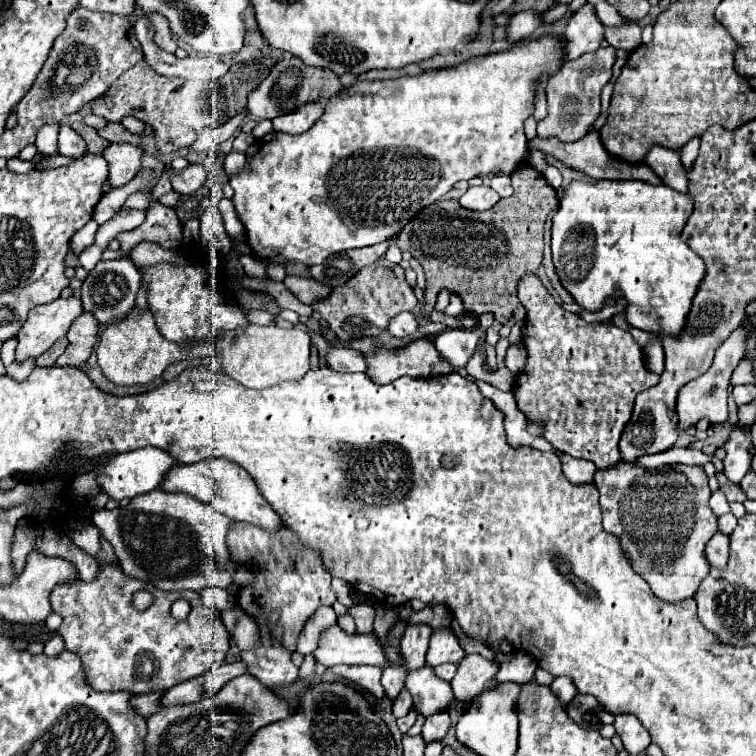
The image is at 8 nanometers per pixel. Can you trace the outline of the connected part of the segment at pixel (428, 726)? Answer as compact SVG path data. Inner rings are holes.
M439 713L439 715L427 717L425 723L423 723L423 729L421 729L421 737L425 739L425 743L441 741L447 735L449 727L451 727L449 713Z

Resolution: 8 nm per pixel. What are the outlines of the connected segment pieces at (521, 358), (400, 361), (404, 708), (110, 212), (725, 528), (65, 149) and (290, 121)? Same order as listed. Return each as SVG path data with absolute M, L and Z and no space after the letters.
M513 345L507 349L505 367L513 373L519 373L525 367L525 349L521 349L521 345Z
M415 339L401 349L381 347L375 353L367 353L365 361L365 375L377 385L391 383L403 375L433 377L453 371L449 365L445 365L445 361L441 361L441 357L437 357L437 349L433 349L433 343L429 339Z
M403 689L403 693L401 693L401 695L397 697L397 701L393 703L393 715L395 715L395 717L403 717L403 715L407 715L407 713L411 711L411 707L413 707L413 699L411 699L409 691Z
M145 171L143 177L133 179L129 185L123 185L123 187L119 187L119 189L109 189L109 191L105 193L105 197L99 201L97 209L95 209L95 217L93 217L93 219L97 221L97 225L103 225L103 223L107 223L109 219L113 219L115 213L119 211L119 207L125 203L125 199L127 199L131 193L135 193L139 187L145 187L149 179L151 179L151 173Z
M727 513L727 515L721 515L719 517L719 531L721 533L729 535L735 529L735 525L737 525L737 517L733 513Z
M65 125L59 131L59 153L73 159L81 159L87 155L87 143L75 129Z
M317 103L317 105L303 105L301 109L295 109L293 113L275 117L271 123L273 123L275 131L289 133L289 135L301 135L311 125L315 125L315 121L321 117L321 113L323 113L323 105L321 103Z

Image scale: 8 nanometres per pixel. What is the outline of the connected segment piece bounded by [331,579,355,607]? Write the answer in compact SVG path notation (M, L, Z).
M333 579L333 591L337 593L337 599L343 603L343 605L347 605L347 607L353 607L355 603L353 603L353 599L351 599L351 587L349 587L349 583L345 583L345 581L341 581L341 579Z

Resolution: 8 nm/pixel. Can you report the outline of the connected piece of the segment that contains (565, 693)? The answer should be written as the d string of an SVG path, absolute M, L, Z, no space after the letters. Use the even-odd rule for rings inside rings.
M557 677L553 683L551 683L551 689L553 693L561 699L563 705L569 705L573 701L573 697L577 695L577 687L573 685L573 681L569 677Z

